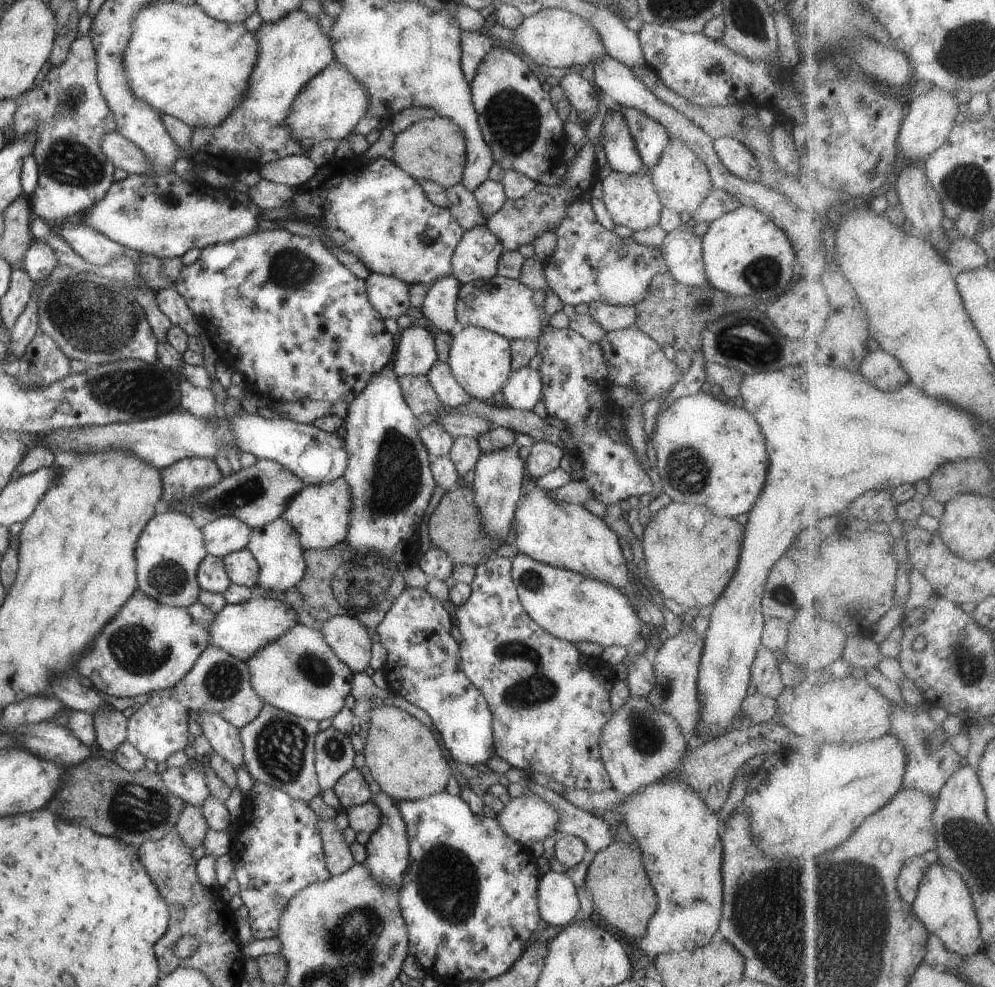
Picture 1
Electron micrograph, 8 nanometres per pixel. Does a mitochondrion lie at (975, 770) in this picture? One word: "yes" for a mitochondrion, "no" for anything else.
no

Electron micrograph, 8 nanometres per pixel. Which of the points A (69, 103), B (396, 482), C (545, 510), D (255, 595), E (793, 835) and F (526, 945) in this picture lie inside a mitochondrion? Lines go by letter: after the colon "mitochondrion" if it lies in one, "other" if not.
A: mitochondrion
B: mitochondrion
C: other
D: other
E: other
F: other

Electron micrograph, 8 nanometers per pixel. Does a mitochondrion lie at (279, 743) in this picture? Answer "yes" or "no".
yes

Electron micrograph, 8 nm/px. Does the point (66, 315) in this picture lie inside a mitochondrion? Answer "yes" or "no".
yes

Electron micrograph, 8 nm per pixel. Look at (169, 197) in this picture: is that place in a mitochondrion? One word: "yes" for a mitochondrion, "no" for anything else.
yes

